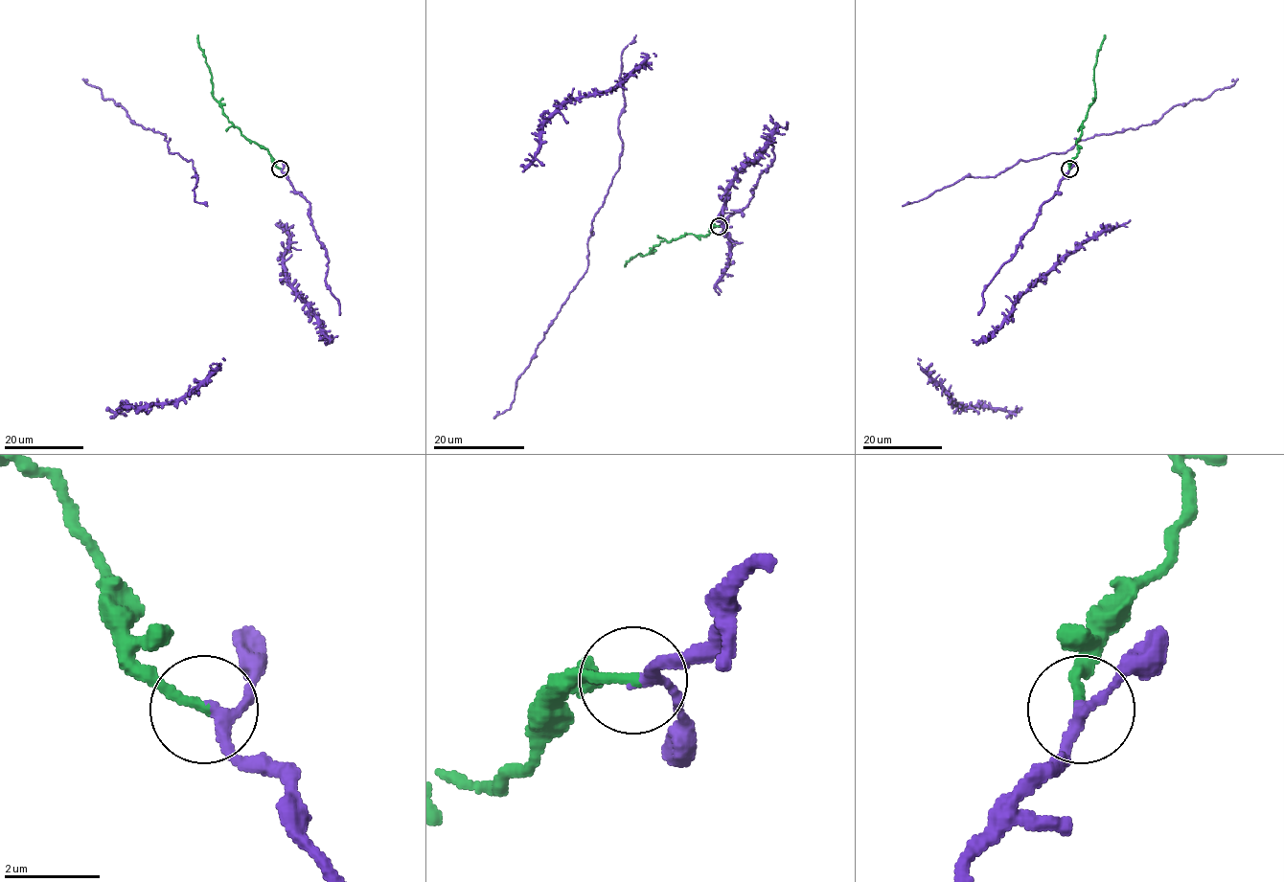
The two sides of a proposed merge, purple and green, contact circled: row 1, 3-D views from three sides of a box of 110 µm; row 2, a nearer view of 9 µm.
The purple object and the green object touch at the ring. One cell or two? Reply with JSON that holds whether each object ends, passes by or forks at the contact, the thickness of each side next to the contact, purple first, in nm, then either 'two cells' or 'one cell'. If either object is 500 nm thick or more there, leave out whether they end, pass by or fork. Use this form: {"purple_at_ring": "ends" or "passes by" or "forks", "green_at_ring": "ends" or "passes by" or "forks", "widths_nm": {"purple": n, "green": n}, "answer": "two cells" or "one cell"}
{"purple_at_ring": "passes by", "green_at_ring": "ends", "widths_nm": {"purple": 200, "green": 220}, "answer": "one cell"}

